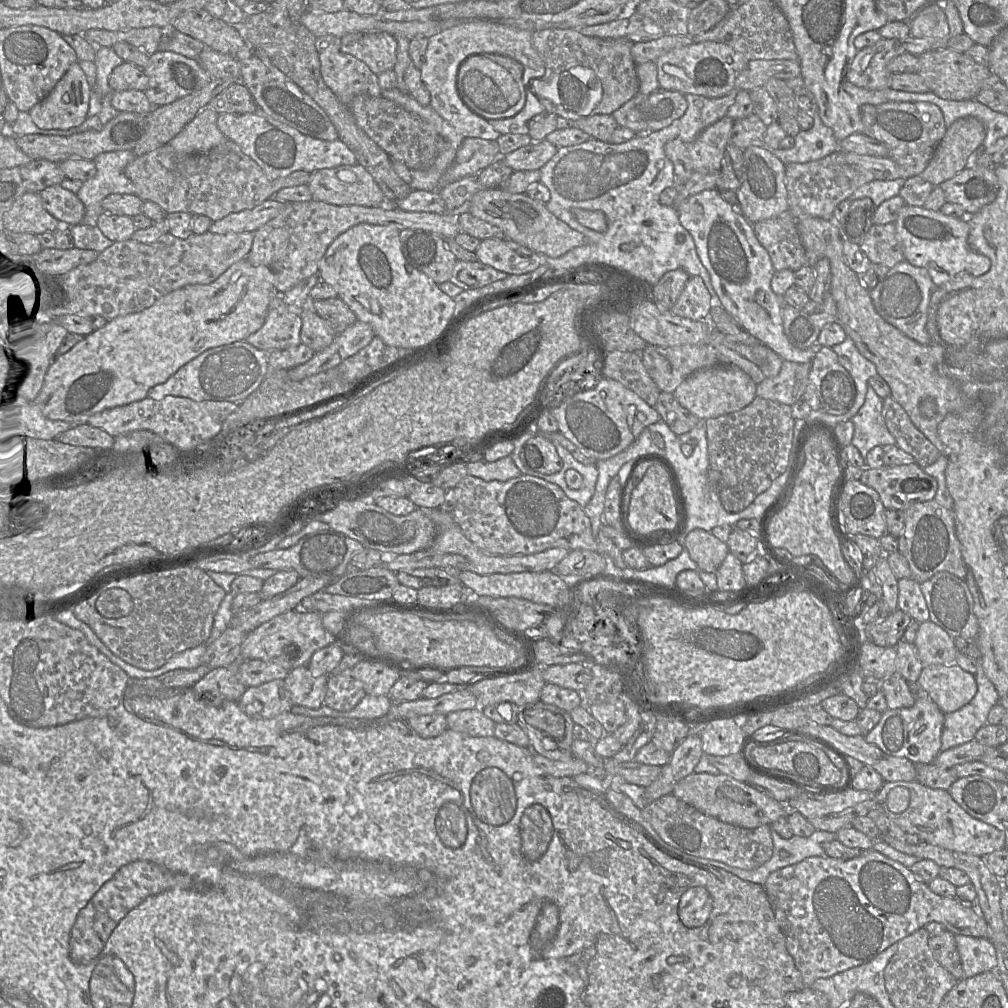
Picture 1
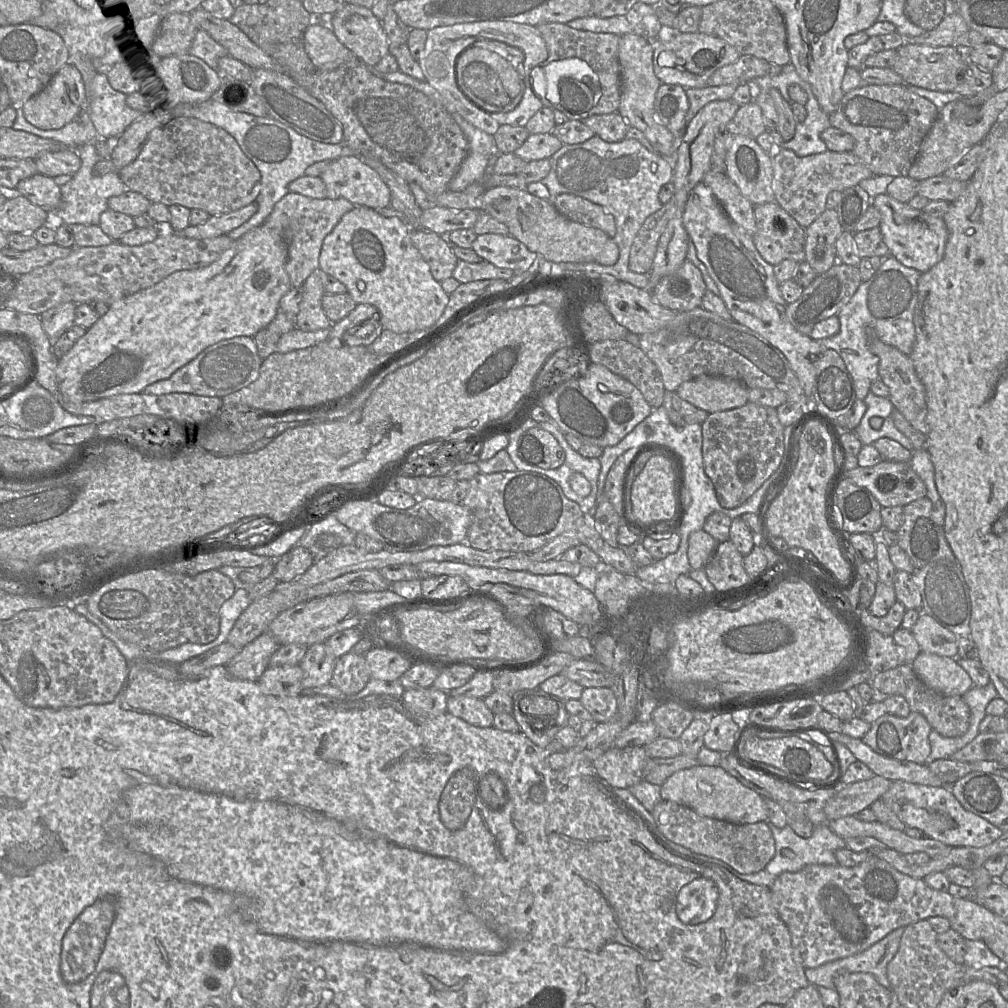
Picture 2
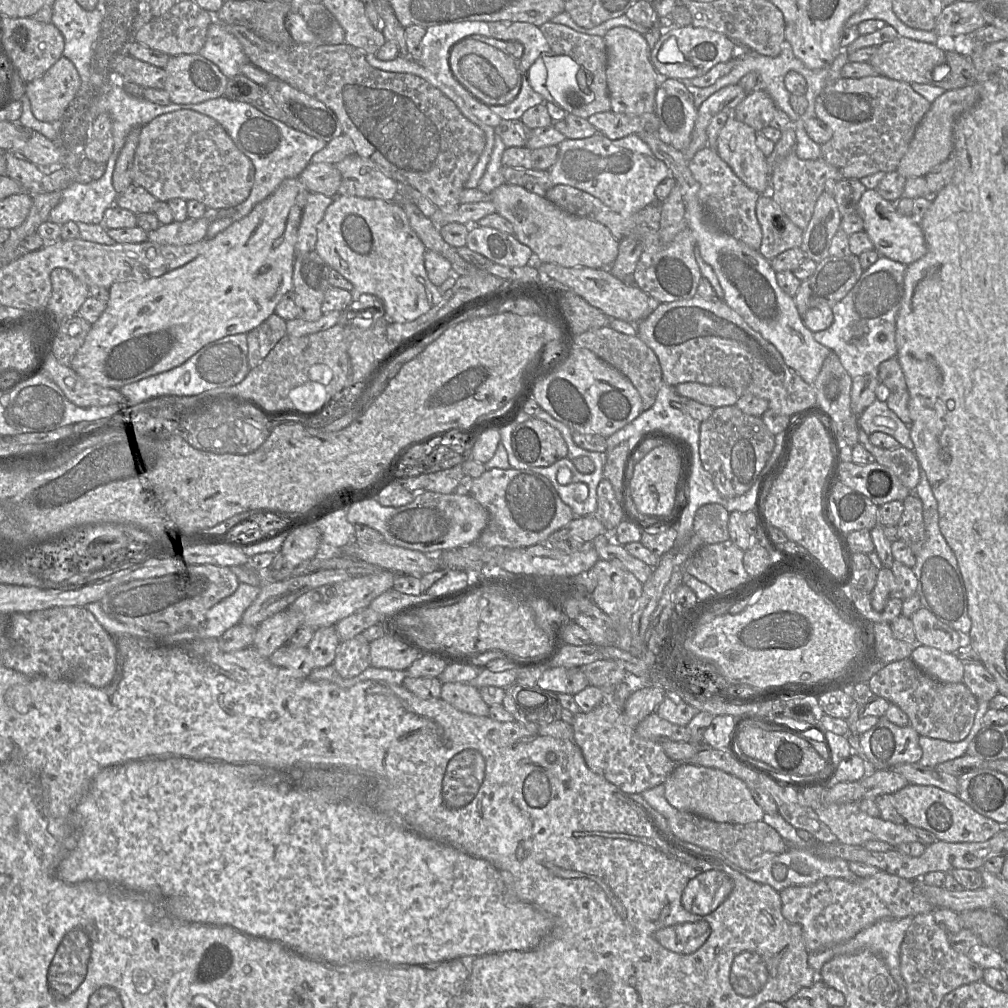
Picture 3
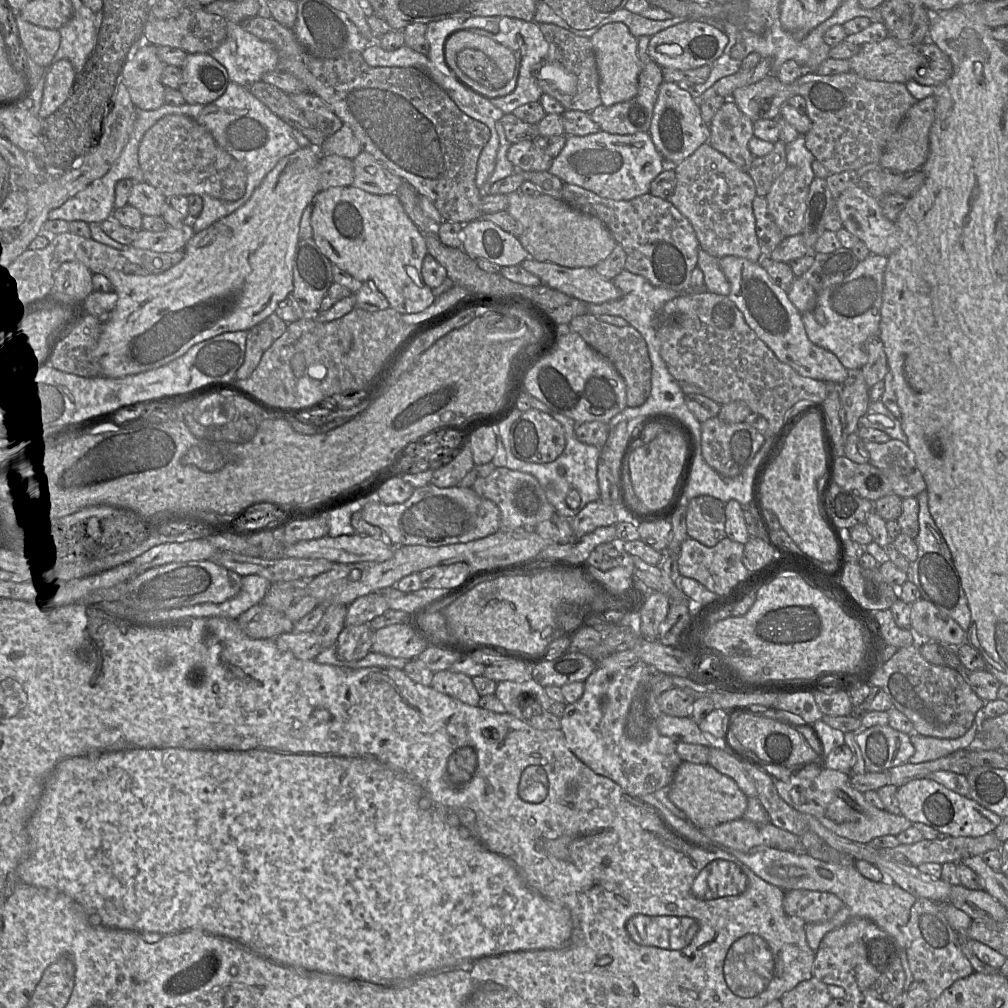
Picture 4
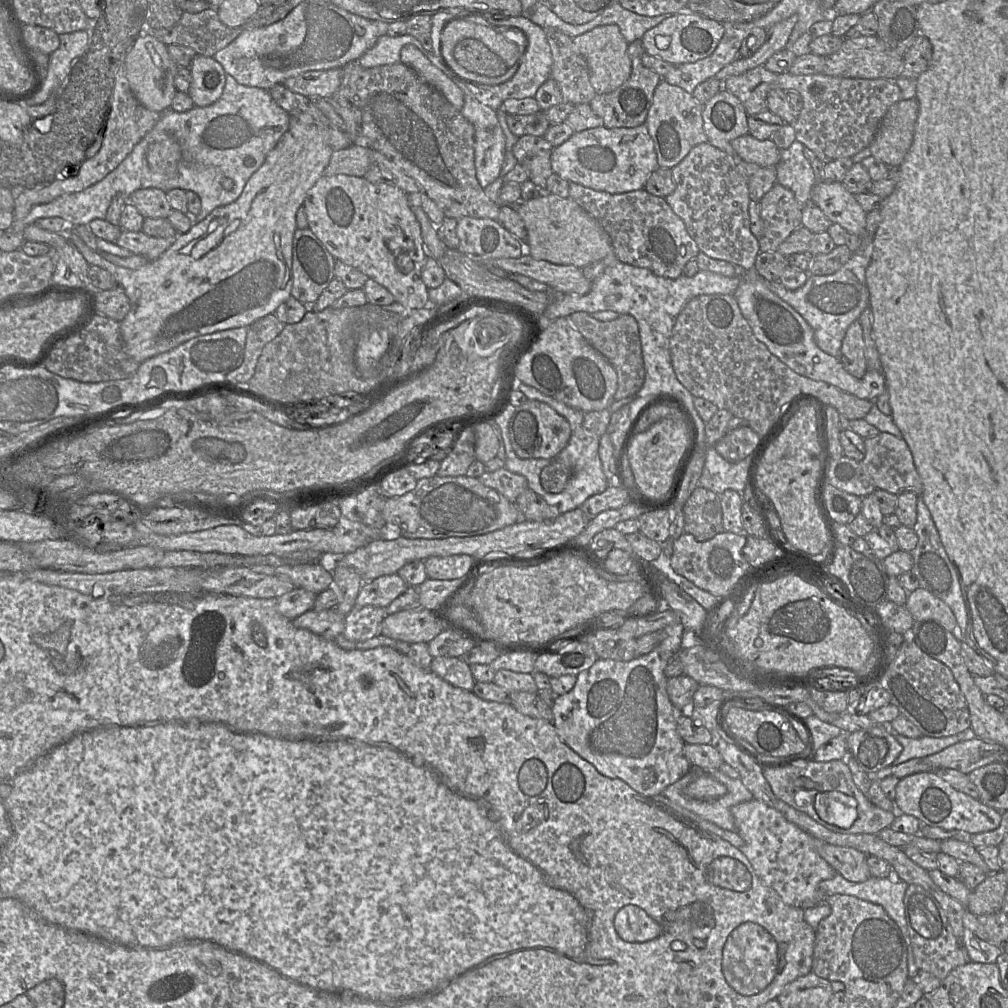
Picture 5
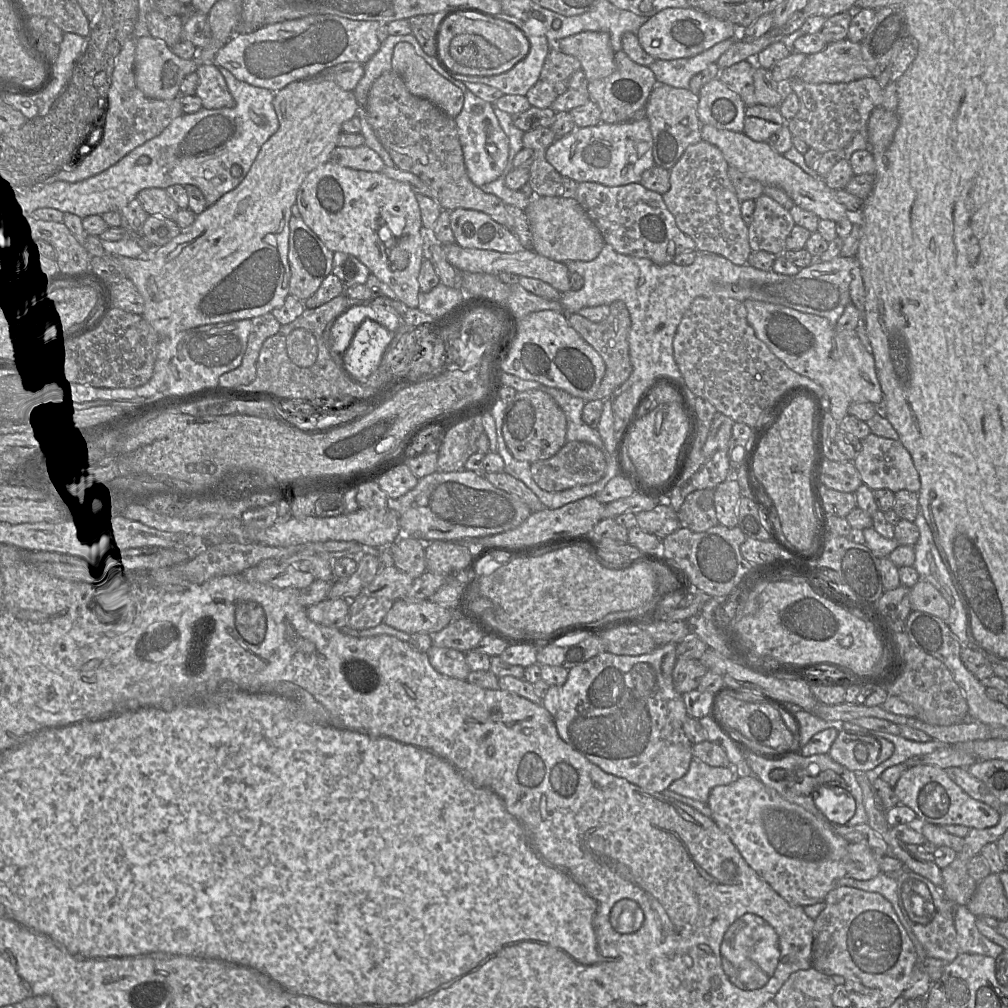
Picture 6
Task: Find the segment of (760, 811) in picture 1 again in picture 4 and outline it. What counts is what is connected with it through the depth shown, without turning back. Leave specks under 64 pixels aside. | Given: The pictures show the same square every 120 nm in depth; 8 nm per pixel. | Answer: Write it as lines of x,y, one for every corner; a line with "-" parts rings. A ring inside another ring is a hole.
682,762
673,777
668,794
670,801
687,815
698,829
710,828
743,817
748,797
728,776
709,764

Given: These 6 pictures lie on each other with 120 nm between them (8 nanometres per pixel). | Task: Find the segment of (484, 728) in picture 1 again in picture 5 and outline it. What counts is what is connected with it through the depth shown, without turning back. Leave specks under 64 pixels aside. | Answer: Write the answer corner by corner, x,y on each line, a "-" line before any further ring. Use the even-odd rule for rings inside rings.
434,657
430,670
453,686
467,691
472,691
476,683
470,666
459,657

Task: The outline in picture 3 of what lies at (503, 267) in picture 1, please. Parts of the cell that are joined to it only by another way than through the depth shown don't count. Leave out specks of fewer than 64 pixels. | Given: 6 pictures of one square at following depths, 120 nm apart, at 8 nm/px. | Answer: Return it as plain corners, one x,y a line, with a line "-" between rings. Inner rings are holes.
478,224
470,226
466,247
493,263
506,267
525,266
533,254
533,251
522,244
514,234

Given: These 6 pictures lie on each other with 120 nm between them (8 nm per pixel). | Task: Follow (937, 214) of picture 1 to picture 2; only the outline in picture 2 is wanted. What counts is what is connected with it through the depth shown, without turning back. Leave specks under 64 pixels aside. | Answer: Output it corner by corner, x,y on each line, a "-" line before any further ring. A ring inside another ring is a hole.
879,194
871,205
881,214
879,229
890,255
902,264
920,271
928,271
944,256
948,239
948,230
942,217
932,216
922,210
911,208
907,203
899,202
887,194

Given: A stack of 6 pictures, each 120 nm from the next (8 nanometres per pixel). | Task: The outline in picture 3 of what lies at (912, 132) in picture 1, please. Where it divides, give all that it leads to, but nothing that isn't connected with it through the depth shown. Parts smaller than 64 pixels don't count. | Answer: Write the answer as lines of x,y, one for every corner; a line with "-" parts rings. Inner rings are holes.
885,76
839,78
828,83
815,100
815,113
832,131
829,141
821,145
822,158
838,168
844,178
861,179
878,172
895,172
908,150
915,131
930,109
931,103
904,81

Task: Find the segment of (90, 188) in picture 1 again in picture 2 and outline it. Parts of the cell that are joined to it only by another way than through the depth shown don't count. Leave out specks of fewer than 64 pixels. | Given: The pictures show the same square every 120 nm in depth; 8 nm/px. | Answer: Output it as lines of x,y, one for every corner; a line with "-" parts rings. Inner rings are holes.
95,143
78,147
77,153
81,159
81,167
69,182
60,187
61,203
59,208
55,209
55,213
64,224
70,226
73,224
99,225
100,215
108,209
108,199
119,196
129,189
116,172
109,172
103,176
93,175
93,166
101,159

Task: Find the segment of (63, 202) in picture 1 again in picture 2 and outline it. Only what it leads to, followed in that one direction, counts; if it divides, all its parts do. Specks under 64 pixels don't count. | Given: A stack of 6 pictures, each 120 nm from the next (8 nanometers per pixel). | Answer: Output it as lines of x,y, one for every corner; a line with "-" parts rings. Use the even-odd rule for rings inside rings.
40,173
18,183
15,193
24,196
46,212
58,209
61,203
61,190
53,178

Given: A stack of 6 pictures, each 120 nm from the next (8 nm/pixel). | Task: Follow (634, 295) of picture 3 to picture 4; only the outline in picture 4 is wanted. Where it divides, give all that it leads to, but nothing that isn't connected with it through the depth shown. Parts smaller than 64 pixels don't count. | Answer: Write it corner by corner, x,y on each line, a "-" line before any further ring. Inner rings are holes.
526,259
520,266
539,277
544,285
586,303
600,304
621,297
613,281
600,276
595,267
568,268
534,259

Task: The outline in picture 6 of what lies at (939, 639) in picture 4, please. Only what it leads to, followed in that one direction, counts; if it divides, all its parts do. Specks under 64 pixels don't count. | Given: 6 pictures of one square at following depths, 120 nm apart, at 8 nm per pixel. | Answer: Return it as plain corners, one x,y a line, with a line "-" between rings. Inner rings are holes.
919,581
910,591
912,611
921,611
942,619
949,617
950,607
942,594
929,582

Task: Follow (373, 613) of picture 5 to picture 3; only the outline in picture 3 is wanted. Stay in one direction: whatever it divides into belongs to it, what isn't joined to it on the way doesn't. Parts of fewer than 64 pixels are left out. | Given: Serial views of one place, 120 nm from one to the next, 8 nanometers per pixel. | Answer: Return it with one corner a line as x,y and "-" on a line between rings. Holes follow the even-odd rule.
361,633
352,639
341,641
332,664
343,678
359,675
371,666
370,643

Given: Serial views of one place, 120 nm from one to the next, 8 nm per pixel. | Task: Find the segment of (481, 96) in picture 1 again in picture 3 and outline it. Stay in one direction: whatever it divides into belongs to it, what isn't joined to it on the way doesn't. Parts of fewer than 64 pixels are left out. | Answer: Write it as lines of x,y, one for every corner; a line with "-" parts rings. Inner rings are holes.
464,38
455,43
449,53
449,65
453,75
464,85
464,78
488,96
497,98
506,94
518,81
514,58
480,40

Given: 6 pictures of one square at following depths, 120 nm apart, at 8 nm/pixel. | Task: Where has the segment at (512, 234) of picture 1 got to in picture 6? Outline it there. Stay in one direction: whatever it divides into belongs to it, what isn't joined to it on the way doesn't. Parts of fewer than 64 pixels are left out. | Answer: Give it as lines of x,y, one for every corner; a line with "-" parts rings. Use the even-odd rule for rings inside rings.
536,196
523,211
530,224
534,251
551,260
592,261
605,245
599,229
574,198

